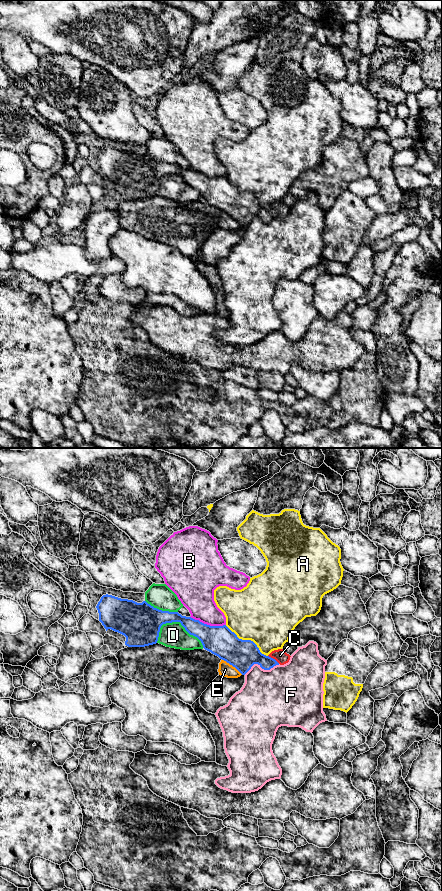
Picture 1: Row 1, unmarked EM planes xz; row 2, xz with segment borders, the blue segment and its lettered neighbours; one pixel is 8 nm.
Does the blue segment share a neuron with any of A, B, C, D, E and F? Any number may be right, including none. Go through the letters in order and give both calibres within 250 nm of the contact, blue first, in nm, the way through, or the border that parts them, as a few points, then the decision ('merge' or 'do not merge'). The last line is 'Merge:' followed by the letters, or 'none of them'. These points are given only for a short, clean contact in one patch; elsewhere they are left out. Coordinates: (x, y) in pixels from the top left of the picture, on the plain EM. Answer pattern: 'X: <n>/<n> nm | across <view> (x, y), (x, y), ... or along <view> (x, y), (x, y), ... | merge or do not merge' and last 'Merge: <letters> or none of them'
A: 240/480 nm | do not merge
B: 240/260 nm | do not merge
C: 220/100 nm | across xz (244, 206), (260, 211), (274, 211), (280, 207) | merge
D: 180/200 nm | do not merge
E: 240/110 nm | do not merge
F: 240/440 nm | along xz (279, 216), (269, 221), (262, 221), (254, 216), (244, 226) | do not merge
Merge: C

